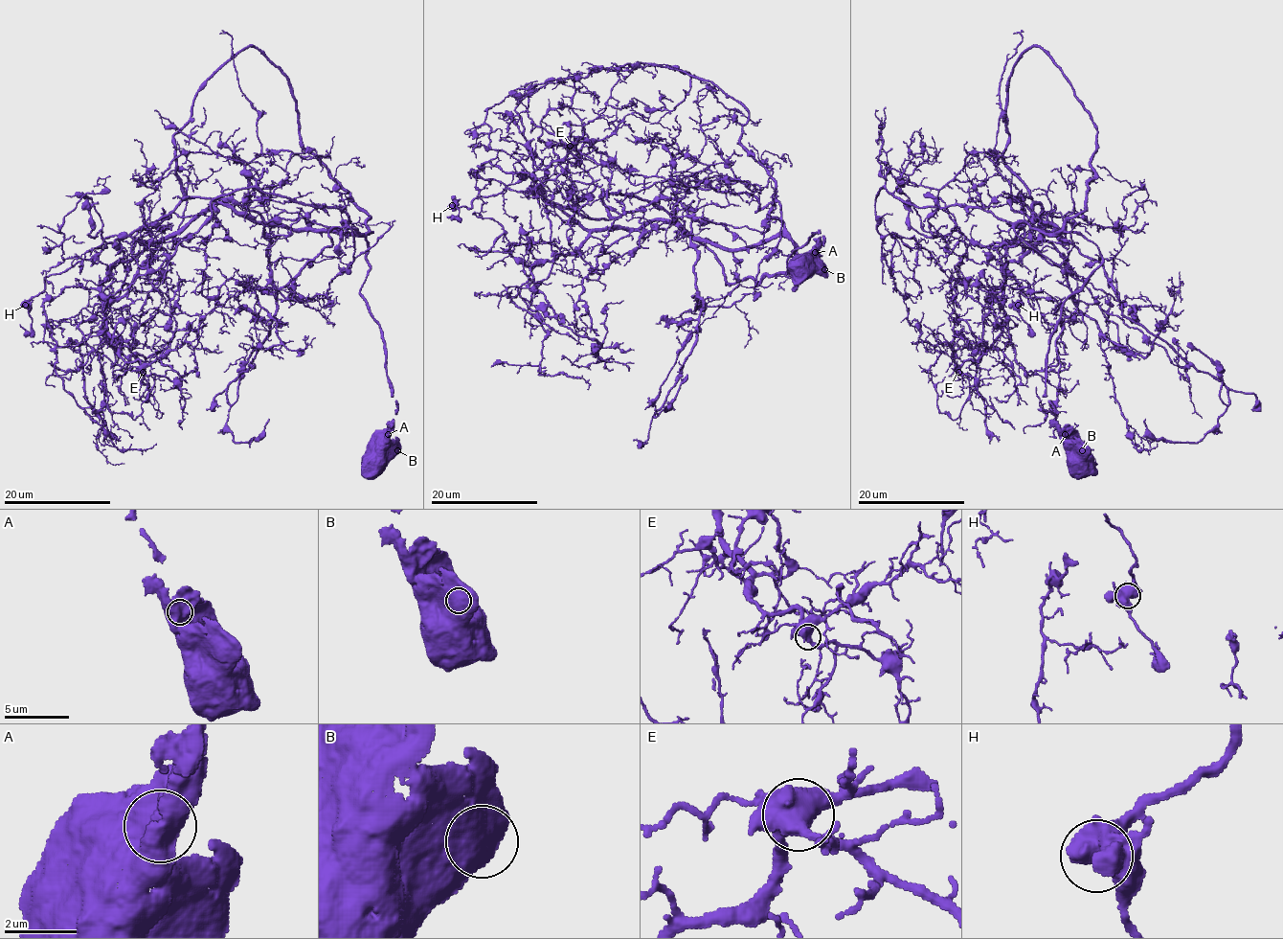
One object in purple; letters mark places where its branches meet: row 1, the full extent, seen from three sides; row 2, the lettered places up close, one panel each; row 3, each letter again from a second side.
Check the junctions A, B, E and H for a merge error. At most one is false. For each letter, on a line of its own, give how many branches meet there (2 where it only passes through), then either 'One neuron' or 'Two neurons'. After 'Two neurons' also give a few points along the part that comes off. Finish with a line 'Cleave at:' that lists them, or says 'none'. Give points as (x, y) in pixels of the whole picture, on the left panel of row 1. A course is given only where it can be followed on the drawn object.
A: Branches: 1. One neuron
B: Branches: 1. One neuron
E: Branches: 2. One neuron
H: Branches: 2. One neuron
Cleave at: none

